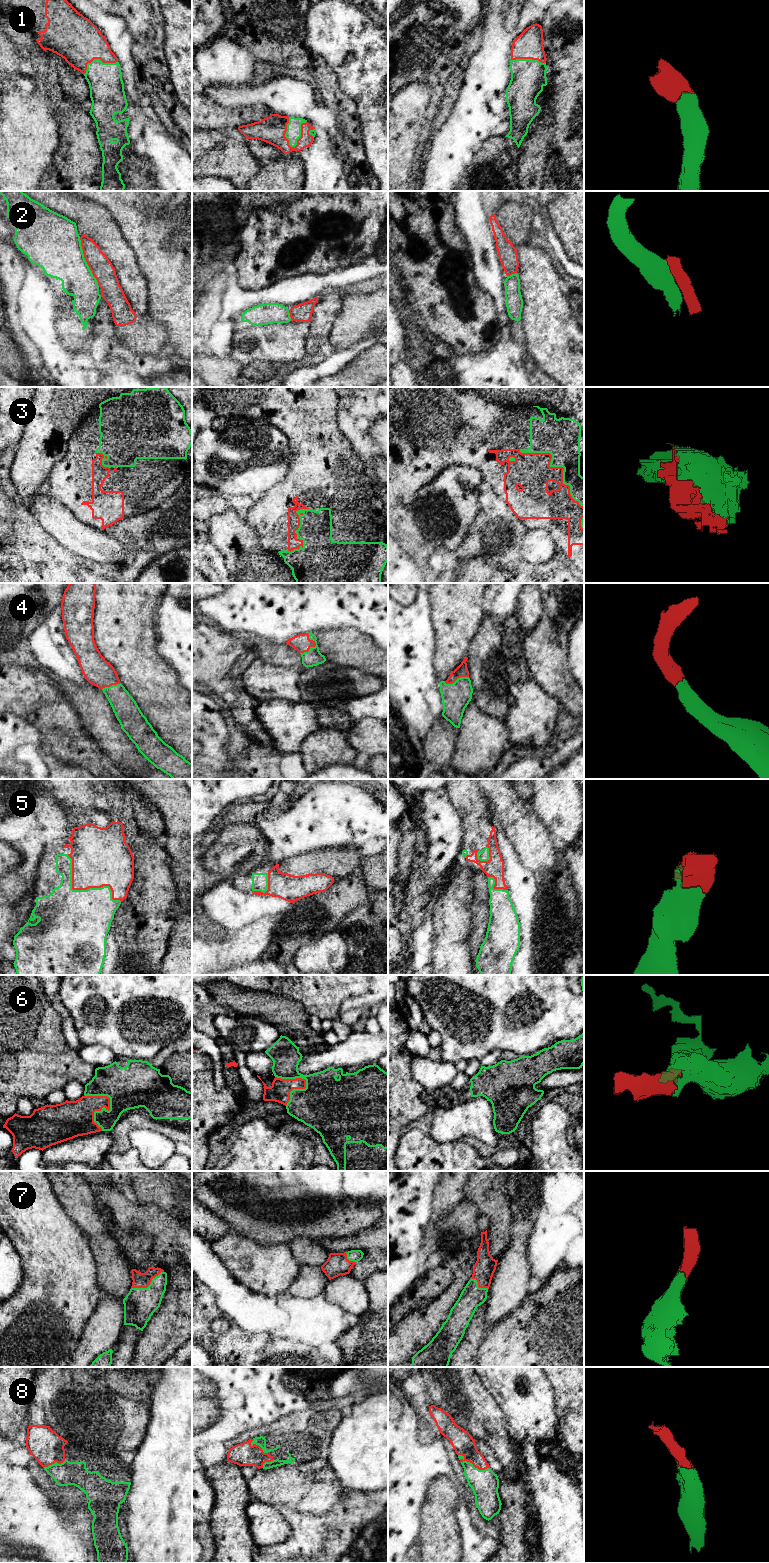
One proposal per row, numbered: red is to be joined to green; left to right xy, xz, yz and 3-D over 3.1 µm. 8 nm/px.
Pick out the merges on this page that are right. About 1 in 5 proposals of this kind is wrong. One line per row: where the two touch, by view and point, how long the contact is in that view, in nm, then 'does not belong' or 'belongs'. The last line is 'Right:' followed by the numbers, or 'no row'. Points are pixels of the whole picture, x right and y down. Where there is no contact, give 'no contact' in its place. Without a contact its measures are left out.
1: xz (300, 134) | 260 nm | belongs
2: xy (85, 260) | 400 nm | does not belong
3: yz (556, 466) | 700 nm | belongs
4: xz (315, 646) | 180 nm | belongs
5: xy (84, 890) | 600 nm | belongs
6: xy (110, 1108) | 320 nm | belongs
7: xy (149, 1285) | 300 nm | belongs
8: yz (472, 1465) | 280 nm | belongs
Right: 1, 3, 4, 5, 6, 7, 8

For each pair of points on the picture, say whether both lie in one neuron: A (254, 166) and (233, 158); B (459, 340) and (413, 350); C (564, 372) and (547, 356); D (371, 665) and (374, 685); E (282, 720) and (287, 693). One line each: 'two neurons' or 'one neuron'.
A: one neuron
B: two neurons
C: one neuron
D: two neurons
E: two neurons

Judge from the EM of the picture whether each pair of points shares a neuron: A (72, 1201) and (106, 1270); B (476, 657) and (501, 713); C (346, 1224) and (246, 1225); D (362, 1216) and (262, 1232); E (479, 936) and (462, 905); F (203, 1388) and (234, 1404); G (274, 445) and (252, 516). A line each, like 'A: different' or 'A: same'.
A: same
B: same
C: same
D: same
E: different
F: same
G: different

